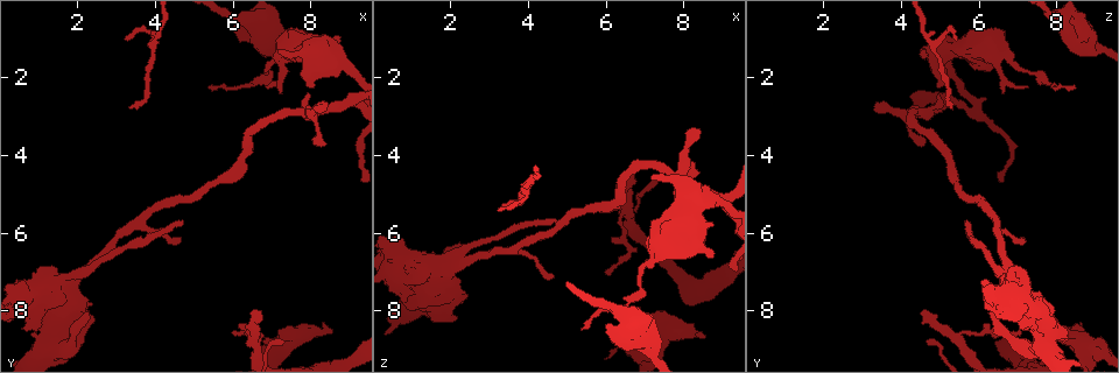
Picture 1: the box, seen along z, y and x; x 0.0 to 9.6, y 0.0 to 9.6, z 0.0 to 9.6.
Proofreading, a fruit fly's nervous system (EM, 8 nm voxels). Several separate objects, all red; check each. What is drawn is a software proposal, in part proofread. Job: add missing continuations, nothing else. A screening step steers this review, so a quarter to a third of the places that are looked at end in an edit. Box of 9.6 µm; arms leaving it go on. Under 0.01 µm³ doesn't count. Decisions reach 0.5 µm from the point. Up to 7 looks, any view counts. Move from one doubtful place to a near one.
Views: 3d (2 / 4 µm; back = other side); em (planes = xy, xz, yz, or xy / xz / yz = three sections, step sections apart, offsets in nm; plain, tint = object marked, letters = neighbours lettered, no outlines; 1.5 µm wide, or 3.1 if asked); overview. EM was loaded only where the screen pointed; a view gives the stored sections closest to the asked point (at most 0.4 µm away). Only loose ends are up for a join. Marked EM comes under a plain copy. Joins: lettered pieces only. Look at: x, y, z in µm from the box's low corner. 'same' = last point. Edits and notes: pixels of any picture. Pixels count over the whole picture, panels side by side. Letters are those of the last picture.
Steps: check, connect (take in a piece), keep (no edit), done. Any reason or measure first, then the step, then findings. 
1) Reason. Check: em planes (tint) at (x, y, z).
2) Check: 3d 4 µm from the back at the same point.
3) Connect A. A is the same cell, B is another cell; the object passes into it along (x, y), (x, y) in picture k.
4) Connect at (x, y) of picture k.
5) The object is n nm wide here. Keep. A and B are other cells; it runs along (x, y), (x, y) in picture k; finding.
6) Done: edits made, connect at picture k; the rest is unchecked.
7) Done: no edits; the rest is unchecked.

An open end. Check: 3d 4 µm at (6.70, 8.05, 4.45).

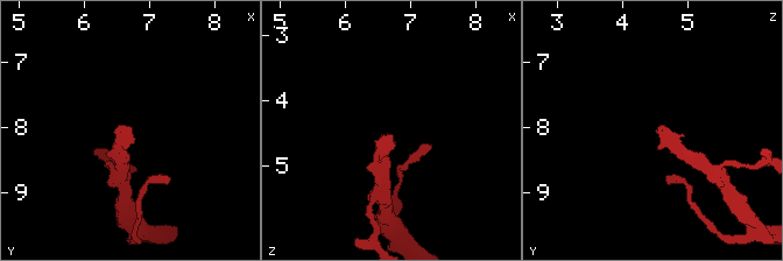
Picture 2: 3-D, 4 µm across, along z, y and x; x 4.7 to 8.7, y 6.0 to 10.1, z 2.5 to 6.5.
Need the tissue. Check: em planes (tint) at (6.60, 8.05, 4.50).

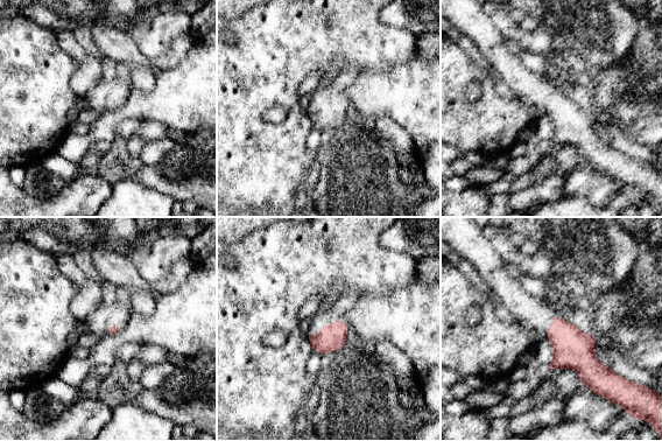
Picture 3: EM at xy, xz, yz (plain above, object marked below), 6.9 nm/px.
See the neighbours. Check: em planes (letters) at the same point.

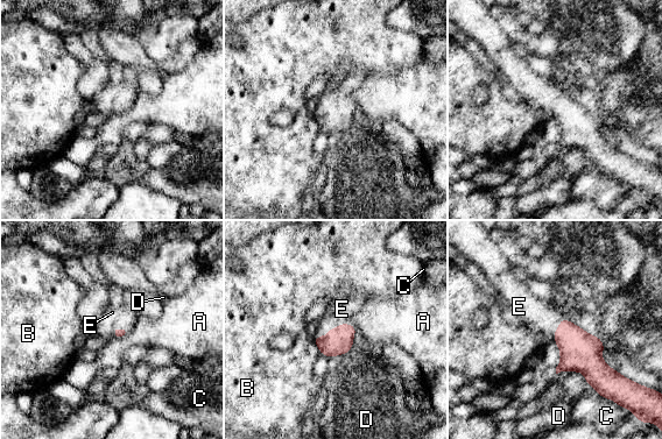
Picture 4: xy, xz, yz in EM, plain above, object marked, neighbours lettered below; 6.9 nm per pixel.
Connect E. E is the same cell, A, B, C and D are other cells; it goes on there.

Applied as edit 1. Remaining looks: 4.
Check: overview.

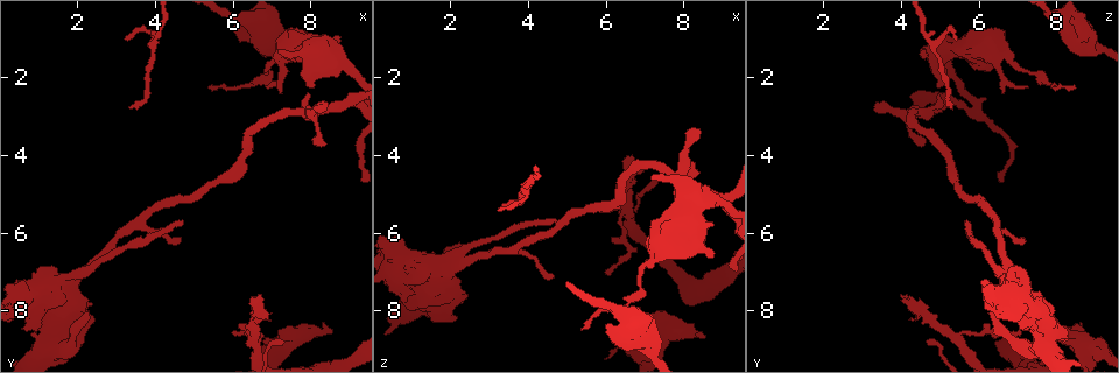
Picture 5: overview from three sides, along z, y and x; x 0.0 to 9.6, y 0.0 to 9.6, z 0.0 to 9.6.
Check: em xy step 4 (tint) at (7.90, 2.40, 4.95).

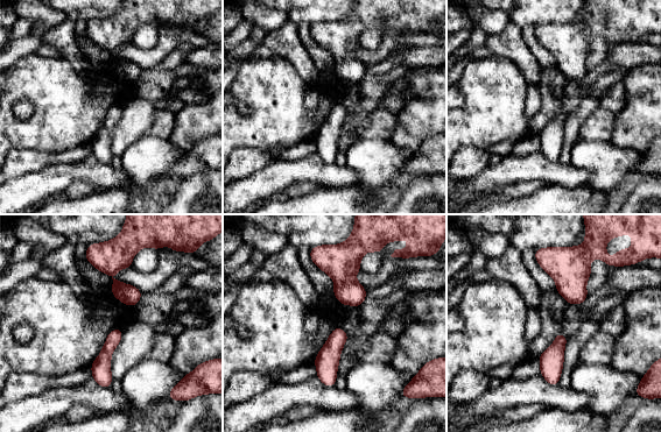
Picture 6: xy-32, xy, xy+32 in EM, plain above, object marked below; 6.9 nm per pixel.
Cut it another way. Check: em planes (letters) at the same point.

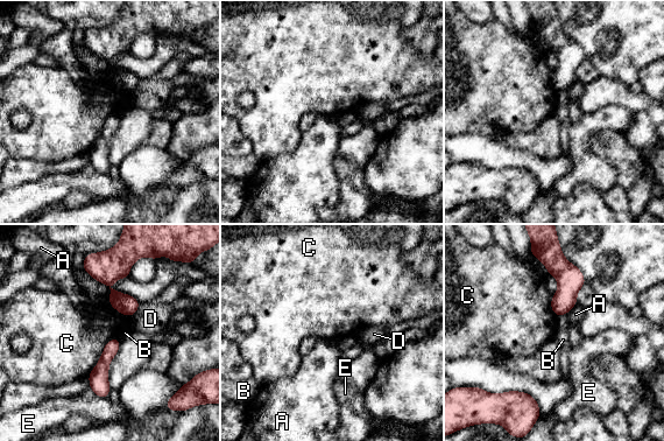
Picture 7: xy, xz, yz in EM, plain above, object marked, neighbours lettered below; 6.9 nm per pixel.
The object is 90 nm wide here. Keep. A, B, C, D and E are other cells; a border runs along (118, 337), (106, 343), (87, 376) in picture 7; no lettered piece goes on from it.

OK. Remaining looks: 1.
Branch stops here. Check: em planes (letters) at (8.45, 8.50, 8.65).

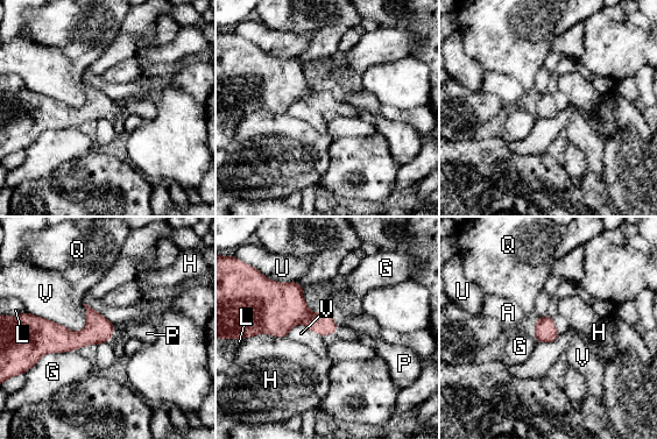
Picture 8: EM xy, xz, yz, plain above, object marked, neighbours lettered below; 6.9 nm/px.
The longest contact is with V, 420 nm. Keep. A, G, H, L, P, Q, U and V are other cells; a border runs along (27, 311), (72, 331), (86, 326) in picture 8; no lettered piece goes on from it.

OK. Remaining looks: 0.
Done: edits made, connect at picture 4; the rest is unchecked.

